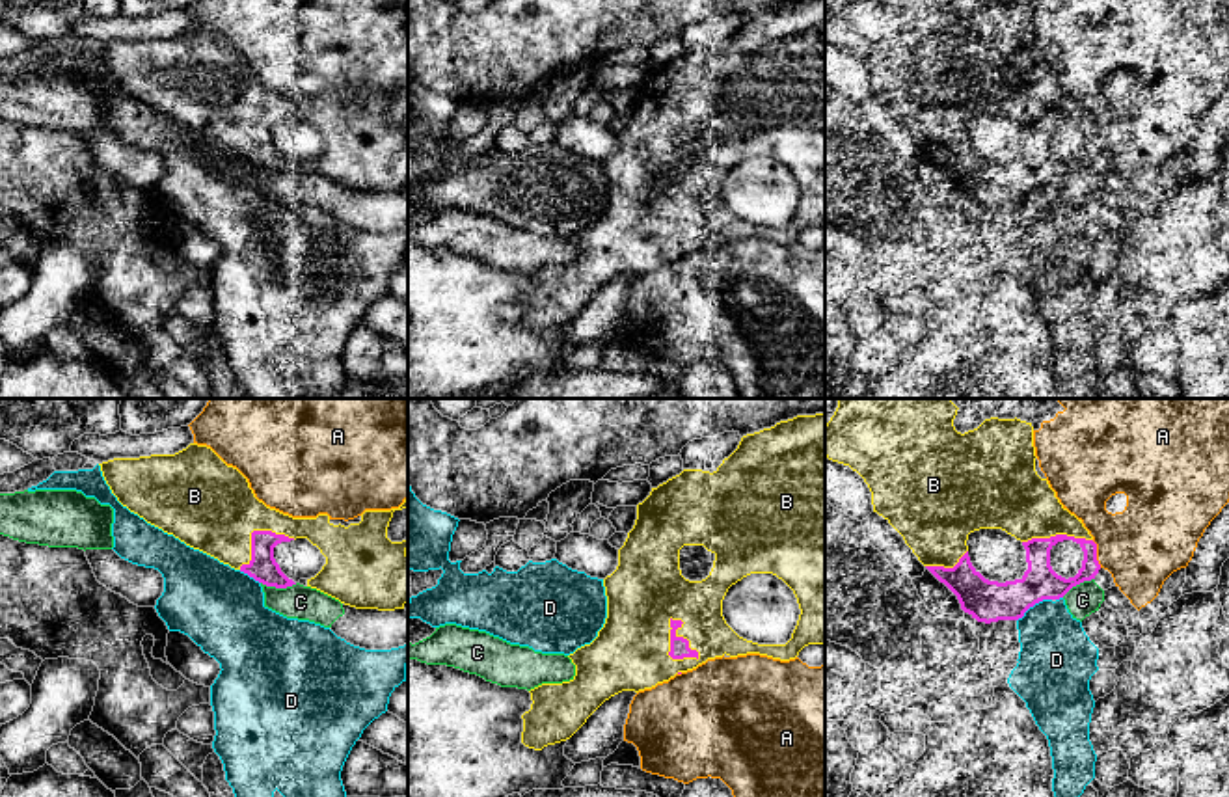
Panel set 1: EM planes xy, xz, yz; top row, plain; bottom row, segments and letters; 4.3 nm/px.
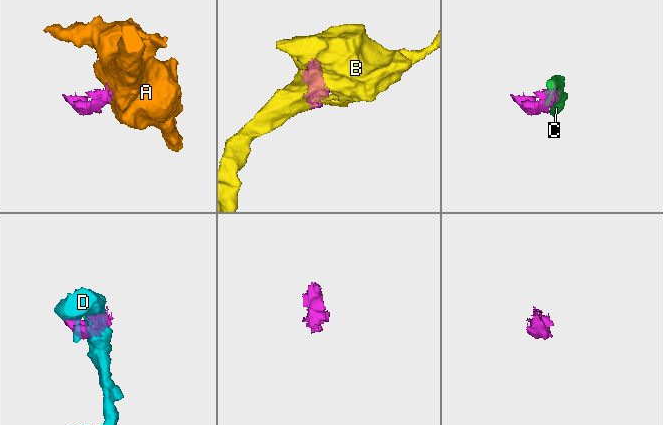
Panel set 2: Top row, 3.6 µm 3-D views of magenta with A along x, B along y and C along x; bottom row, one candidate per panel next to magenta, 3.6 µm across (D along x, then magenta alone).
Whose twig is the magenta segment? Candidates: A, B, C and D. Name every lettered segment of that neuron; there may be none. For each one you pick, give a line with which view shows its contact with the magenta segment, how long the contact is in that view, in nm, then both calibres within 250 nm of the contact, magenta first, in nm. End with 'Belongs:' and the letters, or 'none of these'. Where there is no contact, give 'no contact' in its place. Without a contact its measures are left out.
B: xz | 220 nm | 80/320 nm
Belongs: B

